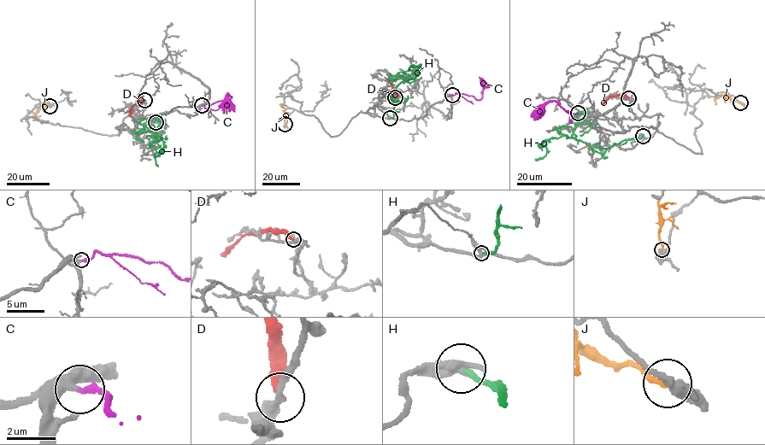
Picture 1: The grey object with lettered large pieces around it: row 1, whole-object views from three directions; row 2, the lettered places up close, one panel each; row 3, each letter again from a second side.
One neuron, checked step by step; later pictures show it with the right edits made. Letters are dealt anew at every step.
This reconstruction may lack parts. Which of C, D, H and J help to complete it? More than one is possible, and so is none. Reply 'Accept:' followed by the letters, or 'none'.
Accept: C

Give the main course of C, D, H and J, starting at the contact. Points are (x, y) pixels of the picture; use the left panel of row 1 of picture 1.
C: (202, 105), (206, 108), (231, 98), (227, 94), (223, 113)
D: (144, 100), (132, 107), (129, 116)
H: (155, 122), (159, 124), (151, 146), (148, 148), (155, 139), (154, 125), (138, 123), (152, 117), (161, 122)
J: (50, 106), (37, 109), (36, 114), (41, 115)

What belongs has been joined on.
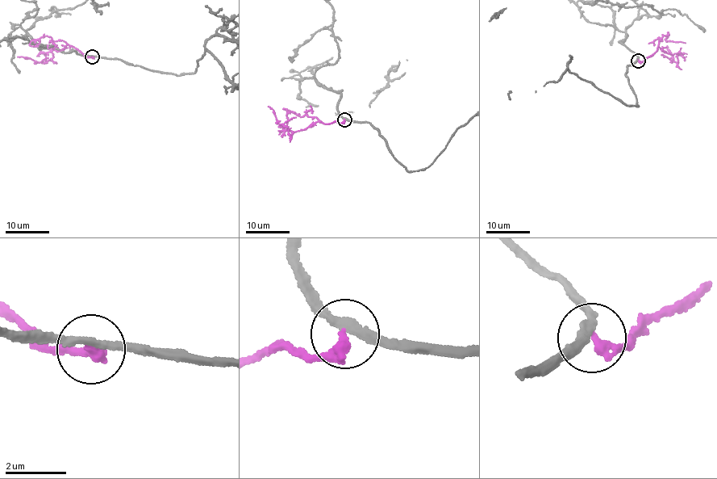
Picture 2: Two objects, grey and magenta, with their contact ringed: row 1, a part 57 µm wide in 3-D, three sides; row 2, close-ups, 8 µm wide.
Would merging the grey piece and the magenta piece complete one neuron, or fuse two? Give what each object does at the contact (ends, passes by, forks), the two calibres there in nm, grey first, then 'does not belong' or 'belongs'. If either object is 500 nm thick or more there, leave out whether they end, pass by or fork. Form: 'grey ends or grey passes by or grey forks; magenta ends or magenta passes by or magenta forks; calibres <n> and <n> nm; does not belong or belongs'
grey passes by; magenta ends; calibres 260 and 340 nm; does not belong

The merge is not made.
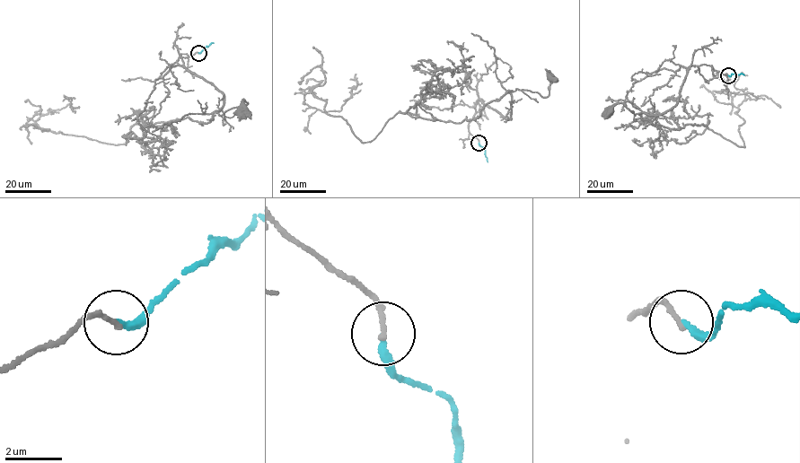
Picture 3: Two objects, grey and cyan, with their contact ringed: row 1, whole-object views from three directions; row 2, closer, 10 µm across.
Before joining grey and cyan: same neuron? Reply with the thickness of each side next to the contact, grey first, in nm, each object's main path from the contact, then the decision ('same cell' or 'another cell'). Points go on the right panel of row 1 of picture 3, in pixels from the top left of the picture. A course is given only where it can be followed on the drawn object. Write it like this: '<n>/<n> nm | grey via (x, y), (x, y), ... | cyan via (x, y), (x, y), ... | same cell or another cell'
180/220 nm | grey via (727, 74), (705, 64), (691, 65), (677, 101), (668, 109), (634, 115), (619, 103), (608, 112) | cyan via (727, 74), (744, 74) | same cell

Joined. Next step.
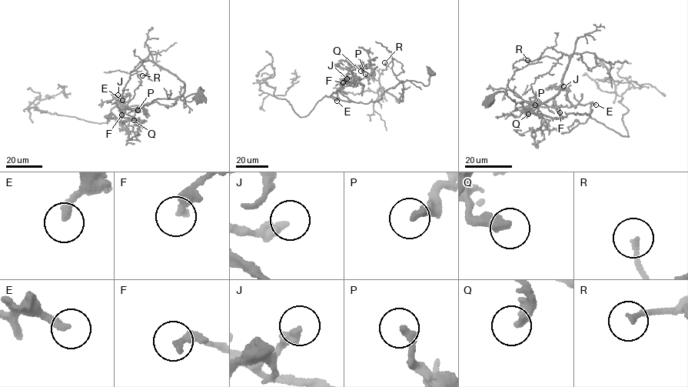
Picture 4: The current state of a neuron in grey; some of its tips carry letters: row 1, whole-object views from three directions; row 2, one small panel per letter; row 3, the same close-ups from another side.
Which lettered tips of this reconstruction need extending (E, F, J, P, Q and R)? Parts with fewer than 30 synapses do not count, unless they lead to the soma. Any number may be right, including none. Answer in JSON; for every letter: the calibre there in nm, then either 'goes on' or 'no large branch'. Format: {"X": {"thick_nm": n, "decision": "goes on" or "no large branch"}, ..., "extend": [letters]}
{"E": {"thick_nm": 240, "decision": "goes on"}, "F": {"thick_nm": 280, "decision": "no large branch"}, "J": {"thick_nm": 320, "decision": "no large branch"}, "P": {"thick_nm": 260, "decision": "no large branch"}, "Q": {"thick_nm": 300, "decision": "no large branch"}, "R": {"thick_nm": 170, "decision": "no large branch"}, "extend": ["E"]}

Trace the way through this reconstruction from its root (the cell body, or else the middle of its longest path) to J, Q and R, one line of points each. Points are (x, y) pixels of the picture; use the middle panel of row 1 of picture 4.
J: (431, 71), (427, 85), (407, 79), (367, 103), (333, 98), (347, 85), (343, 79), (347, 78)
Q: (431, 71), (427, 85), (407, 79), (367, 103), (326, 95), (340, 87), (352, 67), (360, 66), (360, 71)
R: (431, 71), (427, 85), (403, 81), (403, 99), (399, 101), (380, 85), (380, 75), (387, 68), (384, 62)

